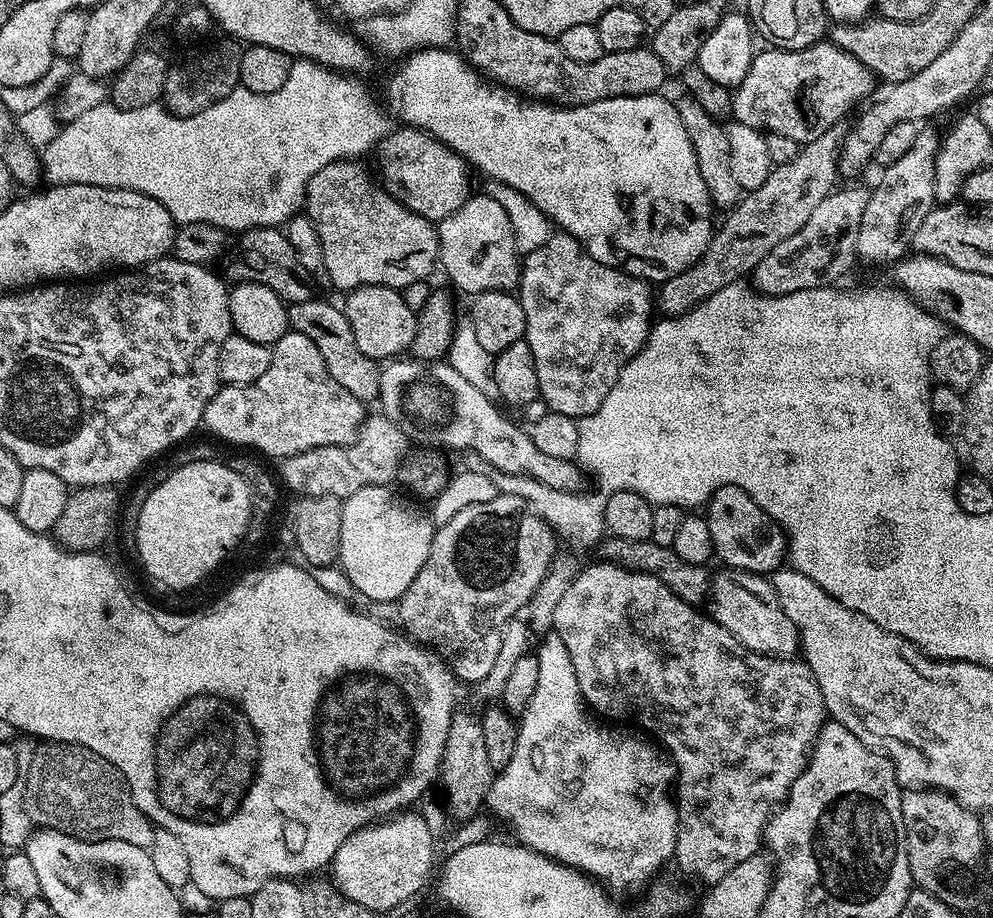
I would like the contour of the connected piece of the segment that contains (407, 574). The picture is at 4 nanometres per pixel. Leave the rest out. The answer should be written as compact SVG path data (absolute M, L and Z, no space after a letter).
M375 484L359 488L344 500L338 564L350 578L353 589L368 600L399 601L410 582L418 578L418 570L422 570L430 554L433 517L411 504L416 502L403 491L394 489L386 484Z

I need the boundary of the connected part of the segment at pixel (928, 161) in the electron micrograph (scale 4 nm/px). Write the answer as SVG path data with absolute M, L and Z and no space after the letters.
M921 127L914 138L914 146L898 158L898 162L883 167L883 172L868 193L862 221L856 228L855 255L870 264L894 264L908 250L912 233L934 206L934 166L941 137L932 128Z

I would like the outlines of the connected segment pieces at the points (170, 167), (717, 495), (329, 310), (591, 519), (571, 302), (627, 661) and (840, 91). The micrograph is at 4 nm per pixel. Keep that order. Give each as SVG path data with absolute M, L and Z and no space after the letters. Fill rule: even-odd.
M296 58L292 62L290 78L286 78L286 83L278 90L274 90L270 94L254 94L250 90L237 86L233 92L226 94L226 98L214 102L210 107L203 108L193 116L175 116L174 113L161 107L159 103L151 104L145 108L122 110L111 102L105 102L94 106L93 109L86 110L84 114L78 114L77 117L69 119L56 133L55 138L49 144L44 145L42 149L42 176L52 186L58 184L89 184L103 188L129 188L135 192L141 192L158 202L162 202L162 206L166 206L166 210L180 226L213 224L215 228L225 230L284 226L287 225L291 216L297 215L304 208L304 195L308 193L310 178L314 178L314 174L318 174L318 170L322 170L322 166L328 166L330 162L335 160L363 157L363 152L371 153L394 127L389 113L381 105L380 109L376 105L375 98L368 96L367 90L352 80L355 79L331 68L323 68L322 65L315 64L313 60Z
M721 484L711 489L706 519L715 559L729 568L771 574L785 563L788 542L781 526L767 516L737 484Z
M313 298L306 302L288 304L288 327L293 332L306 334L306 338L310 338L314 346L318 346L318 354L322 354L326 370L330 370L331 376L346 390L350 390L354 398L371 402L379 397L381 365L366 354L362 354L358 342L354 342L350 322L339 303L331 304L328 300Z
M491 469L488 474L491 478L492 485L496 490L504 495L514 494L527 505L532 506L531 511L540 516L548 525L551 526L553 533L561 540L576 550L582 550L597 544L603 537L605 502L607 497L601 492L582 494L579 491L560 492L553 487L546 487L536 479L529 476L510 475L508 472Z
M567 234L549 236L547 242L542 246L538 246L538 250L529 252L523 257L520 283L518 285L520 305L526 314L526 330L524 331L523 340L530 346L530 354L534 354L534 366L538 370L538 386L540 387L539 399L541 401L545 400L548 403L547 407L551 411L579 418L588 415L598 406L602 406L606 394L612 389L616 376L628 365L628 361L639 352L640 347L648 341L650 325L654 320L654 316L651 316L651 312L654 312L654 292L653 289L648 288L651 288L649 281L632 275L623 267L598 262L574 237Z
M599 563L586 565L580 573L575 573L571 577L569 585L566 586L566 592L562 594L558 606L555 607L553 629L558 634L558 638L562 638L562 642L566 645L566 651L570 654L570 662L574 666L574 674L578 678L580 692L584 696L585 704L592 712L612 722L631 722L653 737L660 736L656 738L666 749L667 755L674 765L674 799L676 802L674 864L677 864L690 879L697 880L698 883L704 884L703 886L717 884L719 880L726 878L726 874L730 874L730 870L734 870L734 866L738 866L738 862L746 862L746 858L757 855L761 851L764 825L768 823L769 816L783 804L784 799L788 796L788 791L804 768L812 745L816 743L821 726L826 723L822 690L818 690L818 682L814 678L810 666L804 663L803 659L768 656L765 652L755 652L742 646L742 642L738 642L738 638L734 638L734 634L730 634L730 630L726 630L718 621L712 619L707 611L699 612L695 608L697 606L695 603L678 598L678 594L674 594L674 590L670 590L670 586L663 584L651 572L638 572L634 568L625 568L623 564ZM608 602L626 604L628 608L632 608L632 612L636 612L634 626L626 628L622 622L622 616L616 620L612 618L612 628L588 626L590 616L594 616L594 620L596 620L598 610L602 608L602 612L606 612L604 608Z
M821 42L793 52L788 48L768 46L765 52L757 51L753 55L750 70L746 70L746 78L742 78L742 82L731 93L730 112L735 123L777 132L792 138L799 146L803 146L839 125L843 121L843 116L856 103L859 105L867 101L873 92L874 77L871 70L862 62L858 62L854 54L842 50L834 43Z

